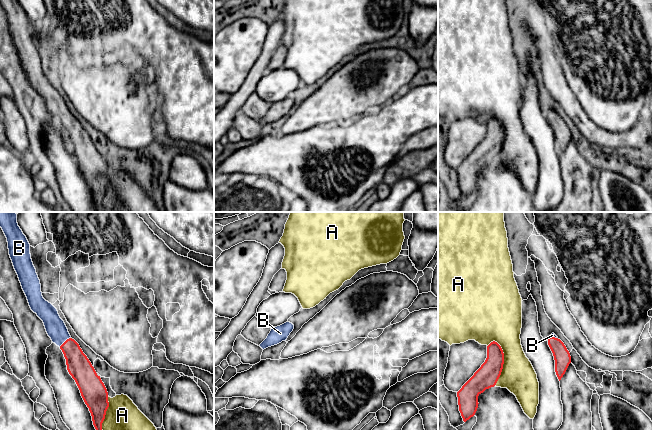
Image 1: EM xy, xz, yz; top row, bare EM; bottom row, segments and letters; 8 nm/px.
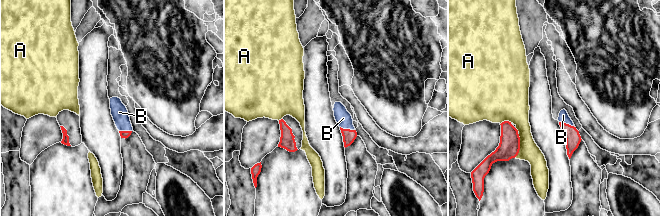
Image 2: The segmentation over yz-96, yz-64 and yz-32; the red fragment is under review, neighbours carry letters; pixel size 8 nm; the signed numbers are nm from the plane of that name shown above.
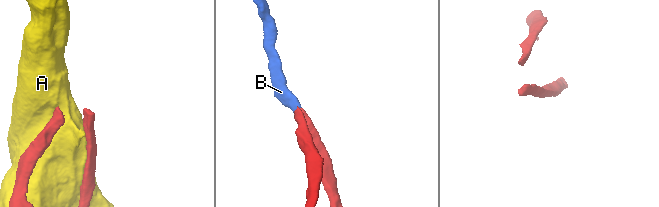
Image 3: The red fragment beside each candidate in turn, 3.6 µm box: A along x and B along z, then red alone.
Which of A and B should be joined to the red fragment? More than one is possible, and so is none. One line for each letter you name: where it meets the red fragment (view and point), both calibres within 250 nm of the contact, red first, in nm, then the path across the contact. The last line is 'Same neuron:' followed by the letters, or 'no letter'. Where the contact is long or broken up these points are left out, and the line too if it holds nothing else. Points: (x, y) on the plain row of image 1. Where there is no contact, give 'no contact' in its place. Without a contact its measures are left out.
B: contact xy (65, 117); calibres 190 and 160 nm; way xy (79, 143), (65, 117), (56, 105)
Same neuron: B

